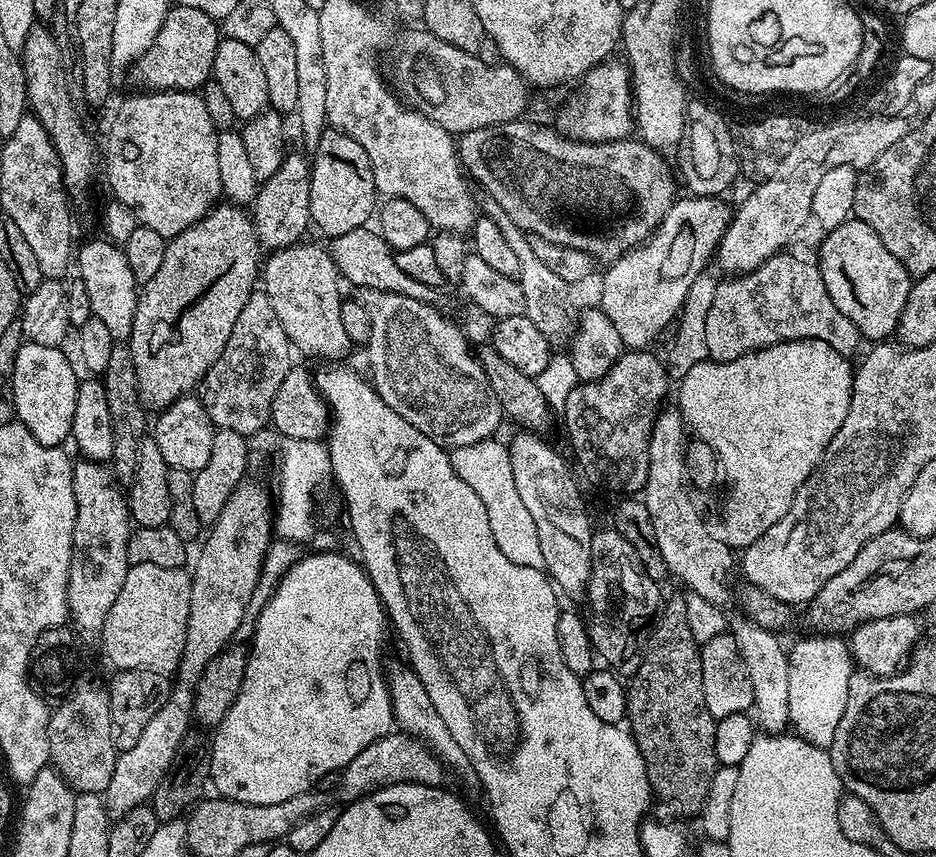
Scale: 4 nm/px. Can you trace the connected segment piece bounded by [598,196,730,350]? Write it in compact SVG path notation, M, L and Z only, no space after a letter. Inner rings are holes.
M692 196L688 200L680 200L663 209L660 223L651 229L652 237L631 248L629 252L619 256L617 260L607 265L608 273L600 284L600 300L598 307L604 311L606 318L614 324L614 330L618 330L618 338L622 338L625 349L644 350L648 344L668 323L679 317L680 310L689 296L693 295L696 279L700 271L707 266L708 260L713 259L720 239L724 237L724 231L728 229L730 208L727 208L720 198L711 196Z

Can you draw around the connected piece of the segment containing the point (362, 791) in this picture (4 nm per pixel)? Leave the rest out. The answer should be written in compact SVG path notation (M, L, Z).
M393 730L388 735L370 742L370 746L366 746L366 750L362 750L362 754L354 758L354 762L343 768L336 796L340 802L351 802L362 796L369 796L374 790L395 784L425 784L431 788L439 788L445 783L444 775L444 765L421 741L406 732Z

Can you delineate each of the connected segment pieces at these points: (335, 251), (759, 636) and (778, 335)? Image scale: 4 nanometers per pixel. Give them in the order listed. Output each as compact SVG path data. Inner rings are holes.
M365 226L358 230L350 230L347 234L338 234L331 237L330 251L337 270L341 277L348 280L359 290L378 290L379 292L393 292L394 294L406 294L406 298L414 298L423 304L432 304L435 296L438 296L437 289L430 286L422 286L422 282L409 278L401 270L396 261L396 253L380 236L379 231Z
M747 618L733 619L730 633L737 640L738 650L745 662L750 685L753 687L754 719L765 733L783 733L789 727L790 714L790 670L785 645L780 645L777 633L758 626Z
M781 254L771 256L762 266L753 272L745 272L743 276L724 278L724 281L712 292L712 300L707 301L706 310L706 350L708 359L722 362L734 362L734 358L755 352L758 348L769 348L791 340L821 340L826 346L834 346L838 354L846 357L853 355L859 344L862 344L860 332L834 306L834 298L830 298L830 290L826 290L826 282L822 282L819 263L803 260L800 256Z

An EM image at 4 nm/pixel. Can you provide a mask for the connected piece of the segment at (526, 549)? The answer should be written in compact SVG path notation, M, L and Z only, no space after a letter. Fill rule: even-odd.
M489 438L470 446L451 449L452 465L458 478L462 478L462 482L466 482L466 486L470 486L478 498L482 498L482 506L486 506L486 518L490 518L490 530L494 530L494 542L498 542L498 550L502 550L510 562L518 562L518 566L543 569L542 549L538 547L534 518L530 518L530 510L526 510L514 487L514 470L510 470L508 444L499 444L498 441Z

